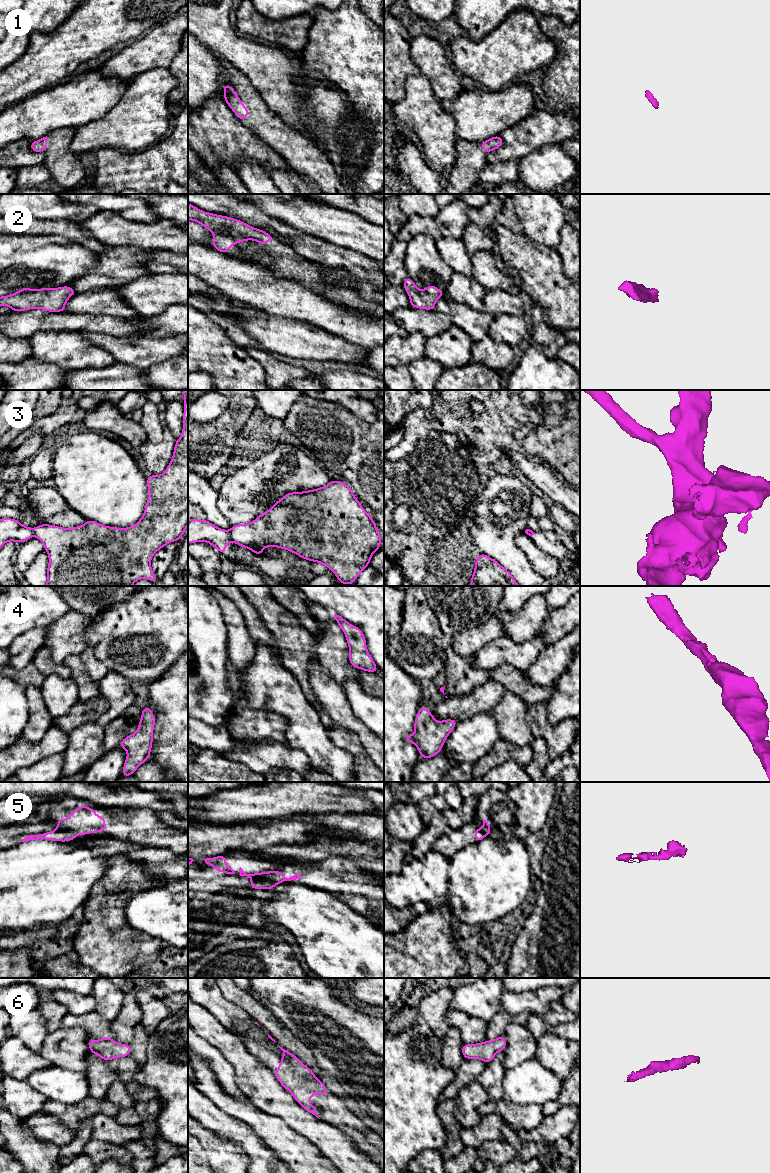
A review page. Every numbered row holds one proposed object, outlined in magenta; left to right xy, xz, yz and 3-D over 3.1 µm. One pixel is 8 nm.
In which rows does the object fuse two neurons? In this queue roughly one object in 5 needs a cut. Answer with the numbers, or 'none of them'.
3, 5

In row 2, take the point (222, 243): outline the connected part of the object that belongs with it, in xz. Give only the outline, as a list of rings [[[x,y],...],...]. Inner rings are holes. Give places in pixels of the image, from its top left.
[[[188,203],[188,220],[198,222],[211,233],[213,233],[214,237],[212,244],[214,249],[225,254],[228,253],[231,246],[234,246],[236,243],[241,243],[244,240],[254,240],[259,244],[264,245],[266,242],[272,242],[274,239],[274,237],[267,232],[258,228],[251,227],[243,221],[228,216],[202,211],[199,208],[191,205],[190,203]]]

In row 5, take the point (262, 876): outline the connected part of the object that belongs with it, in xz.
[[[240,867],[239,868],[240,876],[247,876],[250,879],[257,879],[261,881],[269,880],[272,878],[272,873],[271,871],[267,872],[260,872],[260,873],[252,873],[252,874],[246,874],[243,869]]]

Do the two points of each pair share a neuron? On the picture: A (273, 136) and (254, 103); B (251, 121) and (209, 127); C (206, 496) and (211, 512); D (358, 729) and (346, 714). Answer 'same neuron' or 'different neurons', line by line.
A: same neuron
B: different neurons
C: same neuron
D: same neuron

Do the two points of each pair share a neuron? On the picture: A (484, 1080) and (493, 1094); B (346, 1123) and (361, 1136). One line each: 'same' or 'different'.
A: same
B: same

